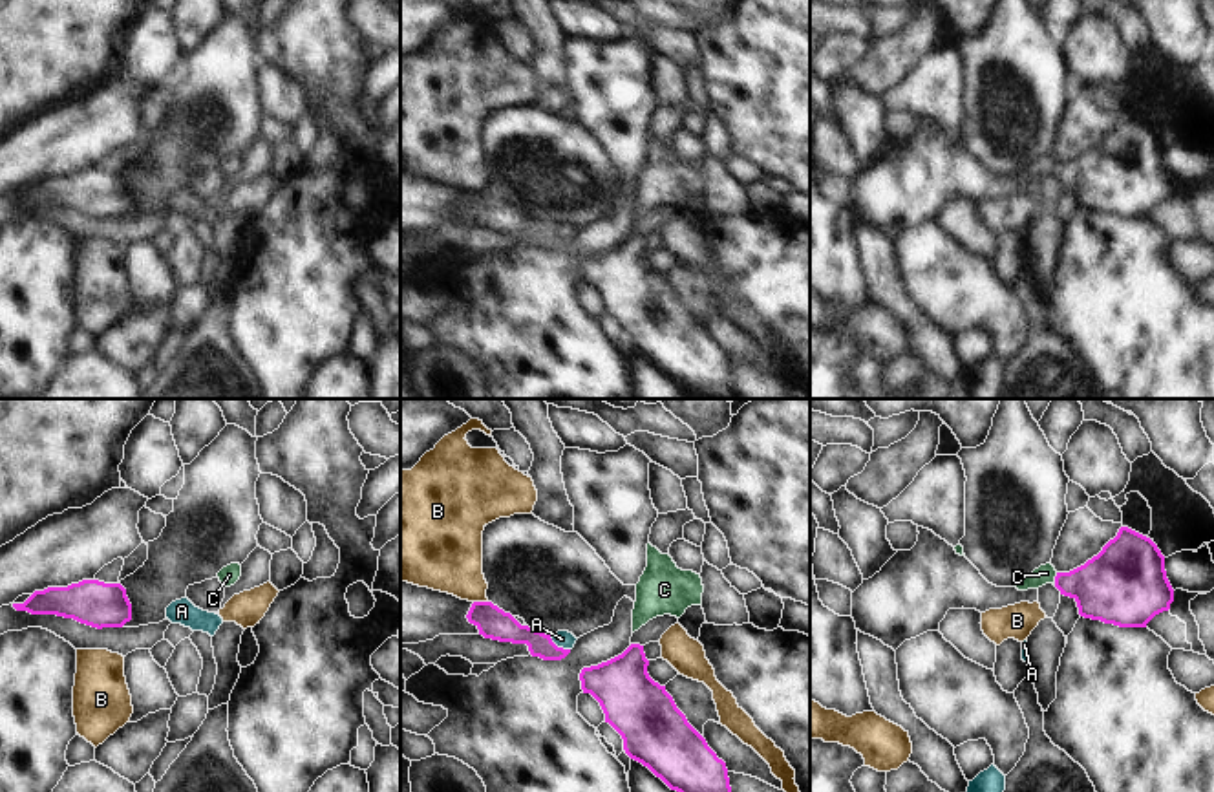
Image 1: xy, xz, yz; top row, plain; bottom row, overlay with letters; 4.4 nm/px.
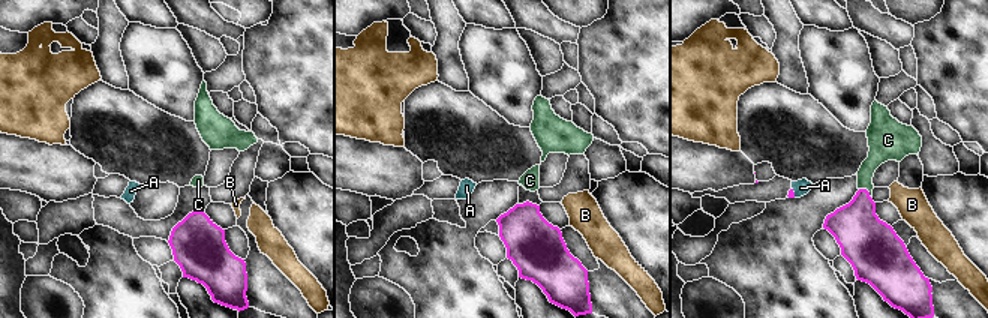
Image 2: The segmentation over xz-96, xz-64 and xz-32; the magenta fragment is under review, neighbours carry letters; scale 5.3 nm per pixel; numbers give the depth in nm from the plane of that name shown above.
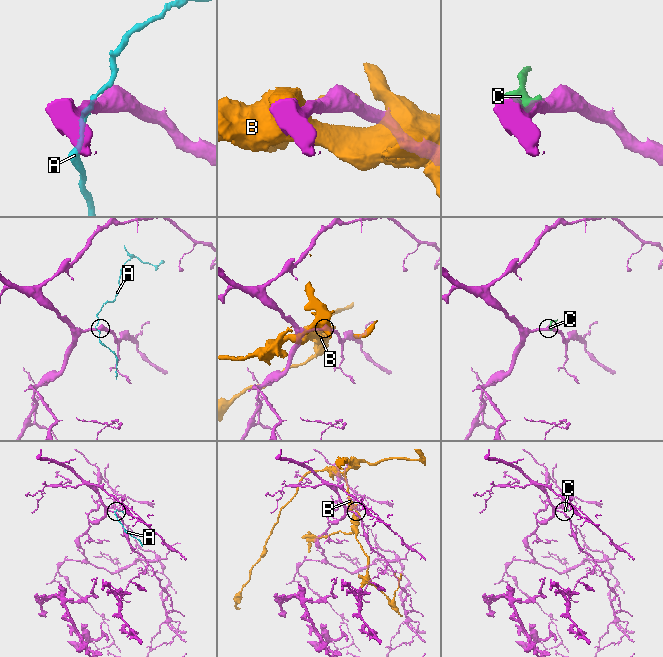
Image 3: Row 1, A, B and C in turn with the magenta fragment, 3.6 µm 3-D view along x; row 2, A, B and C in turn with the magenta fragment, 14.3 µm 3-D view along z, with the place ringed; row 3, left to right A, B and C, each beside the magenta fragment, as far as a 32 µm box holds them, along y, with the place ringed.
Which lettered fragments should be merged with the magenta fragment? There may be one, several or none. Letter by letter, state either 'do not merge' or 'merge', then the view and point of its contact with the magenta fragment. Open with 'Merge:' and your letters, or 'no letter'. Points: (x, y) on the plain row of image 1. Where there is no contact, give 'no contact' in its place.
Merge: C
A: do not merge; meets magenta in xz at (556, 236)
B: do not merge; meets magenta in xz at (481, 192)
C: merge; meets magenta in yz at (1055, 169)

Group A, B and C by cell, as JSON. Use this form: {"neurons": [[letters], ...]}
{"neurons": [["A"], ["B"], ["C"]]}

